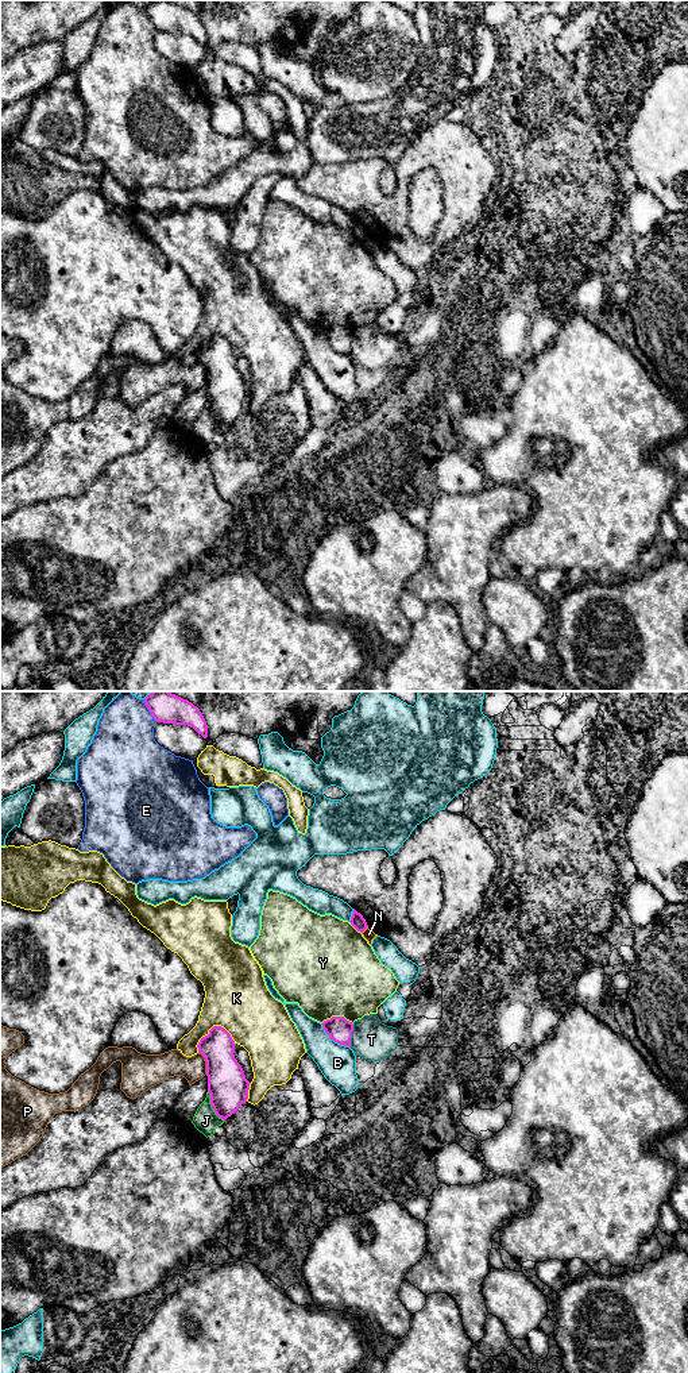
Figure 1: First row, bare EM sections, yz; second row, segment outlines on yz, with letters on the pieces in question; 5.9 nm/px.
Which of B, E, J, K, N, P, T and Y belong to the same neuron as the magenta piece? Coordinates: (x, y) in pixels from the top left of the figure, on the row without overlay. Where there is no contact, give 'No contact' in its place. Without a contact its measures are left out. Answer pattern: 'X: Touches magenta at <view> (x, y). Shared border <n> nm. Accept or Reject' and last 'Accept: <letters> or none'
B: Touches magenta at yz (333, 348). Shared border 240 nm. Reject
E: Touches magenta at yz (149, 18). Shared border 160 nm. Reject
J: Touches magenta at yz (212, 415). Shared border 200 nm. Reject
K: Touches magenta at yz (211, 338). Shared border 240 nm. Reject
N: Touches magenta at yz (364, 238). Shared border 60 nm. Reject
P: Touches magenta at yz (207, 371). Shared border 140 nm. Reject
T: Touches magenta at yz (351, 344). Shared border 150 nm. Reject
Y: Touches magenta at yz (336, 326). Shared border 190 nm. Reject
Accept: none

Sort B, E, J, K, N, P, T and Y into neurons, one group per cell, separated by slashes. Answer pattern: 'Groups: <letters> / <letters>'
Groups: B K N T / E / J / P / Y

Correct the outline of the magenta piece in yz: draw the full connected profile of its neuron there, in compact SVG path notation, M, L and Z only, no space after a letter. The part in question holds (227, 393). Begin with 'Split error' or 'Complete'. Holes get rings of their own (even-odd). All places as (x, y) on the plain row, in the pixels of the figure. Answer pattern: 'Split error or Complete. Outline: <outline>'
Complete. Outline: M213 335L197 354L205 366L210 413L219 427L225 429L247 410L250 390L235 367L235 350L221 335Z

